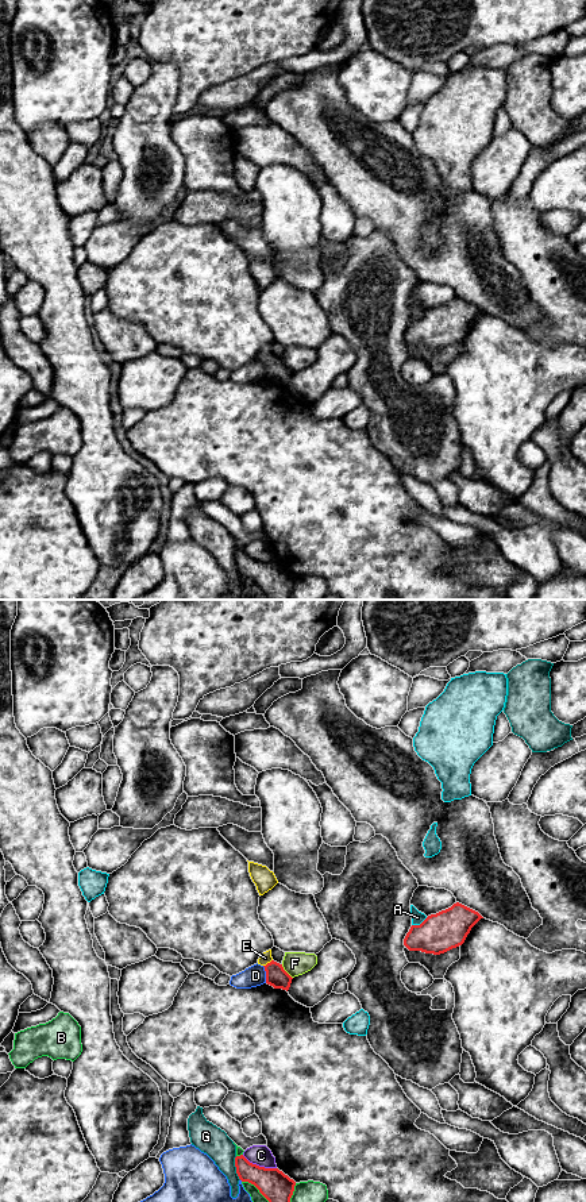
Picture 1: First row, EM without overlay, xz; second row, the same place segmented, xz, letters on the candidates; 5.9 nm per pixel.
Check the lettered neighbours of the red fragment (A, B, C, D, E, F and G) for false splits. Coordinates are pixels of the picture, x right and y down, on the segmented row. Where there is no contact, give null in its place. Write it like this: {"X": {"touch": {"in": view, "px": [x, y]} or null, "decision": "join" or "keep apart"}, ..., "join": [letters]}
{"A": {"touch": {"in": "xz", "px": [420, 924]}, "decision": "keep apart"}, "B": {"touch": {"in": "xz", "px": [255, 1186]}, "decision": "keep apart"}, "C": {"touch": {"in": "xz", "px": [258, 1166]}, "decision": "keep apart"}, "D": {"touch": {"in": "xz", "px": [266, 974]}, "decision": "keep apart"}, "E": {"touch": {"in": "xz", "px": [268, 963]}, "decision": "join"}, "F": {"touch": {"in": "xz", "px": [285, 971]}, "decision": "keep apart"}, "G": {"touch": {"in": "xz", "px": [236, 1168]}, "decision": "keep apart"}, "join": ["E"]}

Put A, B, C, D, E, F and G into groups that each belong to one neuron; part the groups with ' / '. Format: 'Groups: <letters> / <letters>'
Groups: A / B / C / D / E / F / G

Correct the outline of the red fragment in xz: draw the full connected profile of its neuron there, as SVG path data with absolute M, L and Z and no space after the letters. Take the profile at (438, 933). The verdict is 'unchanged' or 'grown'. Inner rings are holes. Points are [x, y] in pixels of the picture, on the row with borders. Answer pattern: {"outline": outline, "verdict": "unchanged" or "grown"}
{"outline": "M456 902L451 908L428 916L420 925L412 925L404 939L404 945L409 951L440 955L462 945L471 928L483 918L478 912Z", "verdict": "unchanged"}

